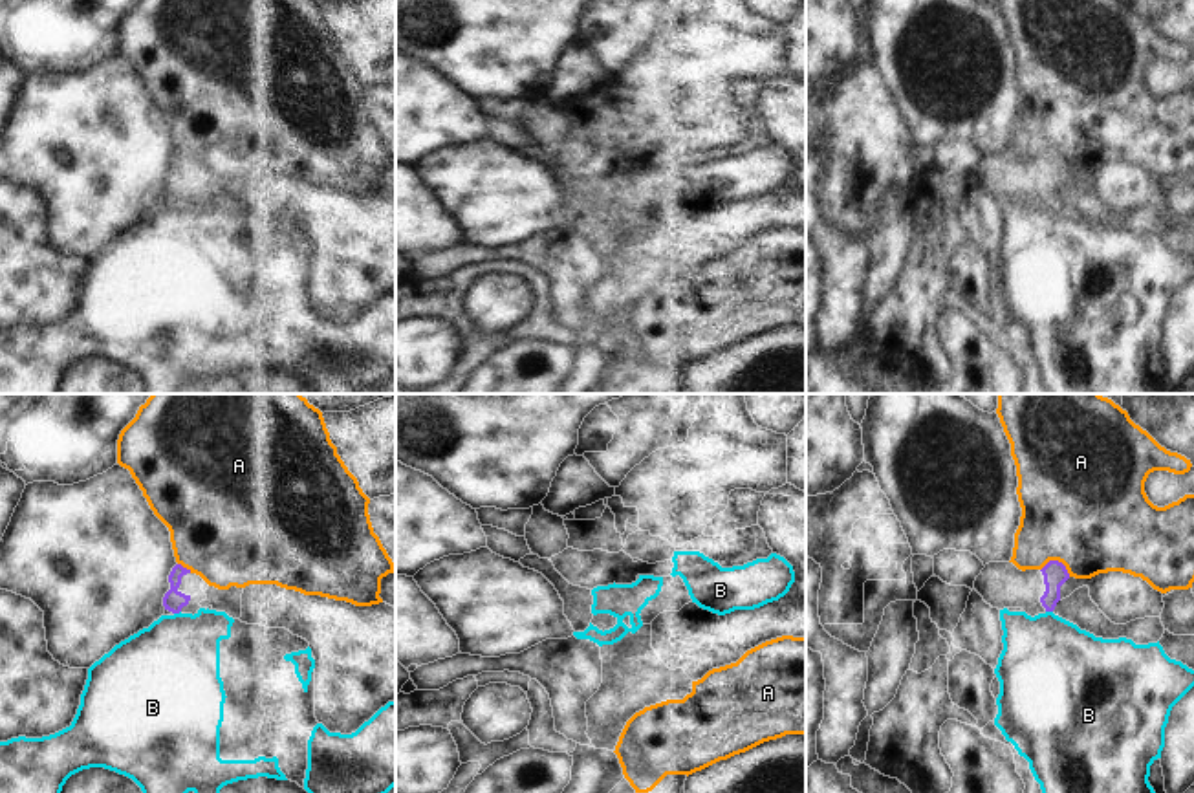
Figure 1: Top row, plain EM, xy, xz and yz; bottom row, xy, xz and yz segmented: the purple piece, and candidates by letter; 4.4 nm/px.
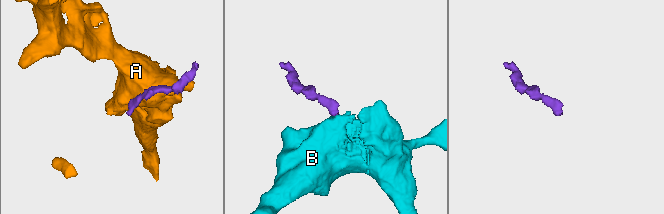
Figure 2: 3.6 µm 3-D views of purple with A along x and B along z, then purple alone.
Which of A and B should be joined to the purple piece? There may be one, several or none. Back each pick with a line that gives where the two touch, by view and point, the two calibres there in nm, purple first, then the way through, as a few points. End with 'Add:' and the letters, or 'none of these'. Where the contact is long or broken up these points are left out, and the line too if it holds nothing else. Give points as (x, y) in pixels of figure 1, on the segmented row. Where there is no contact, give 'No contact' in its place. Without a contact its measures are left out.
Add: none of these.

